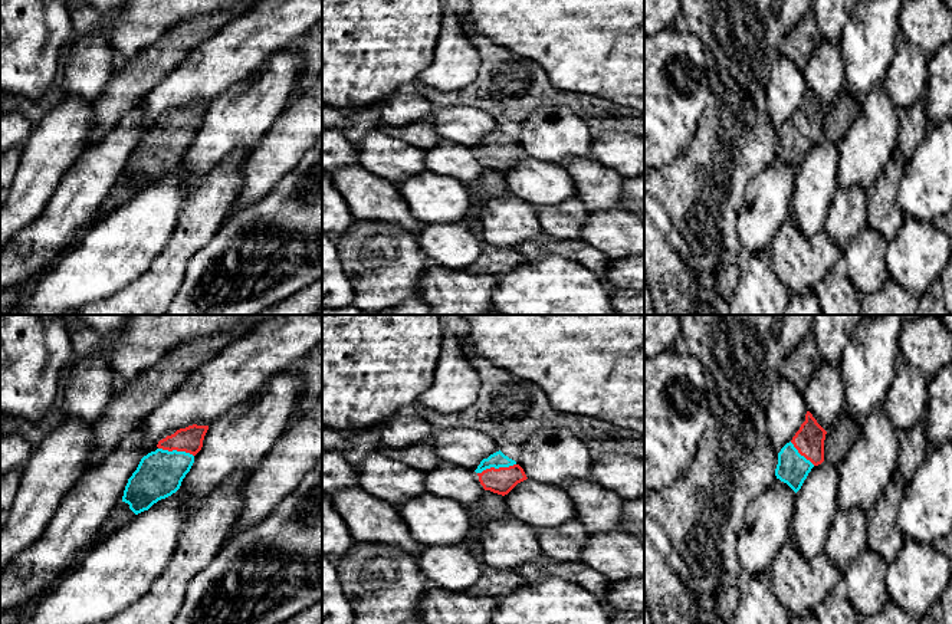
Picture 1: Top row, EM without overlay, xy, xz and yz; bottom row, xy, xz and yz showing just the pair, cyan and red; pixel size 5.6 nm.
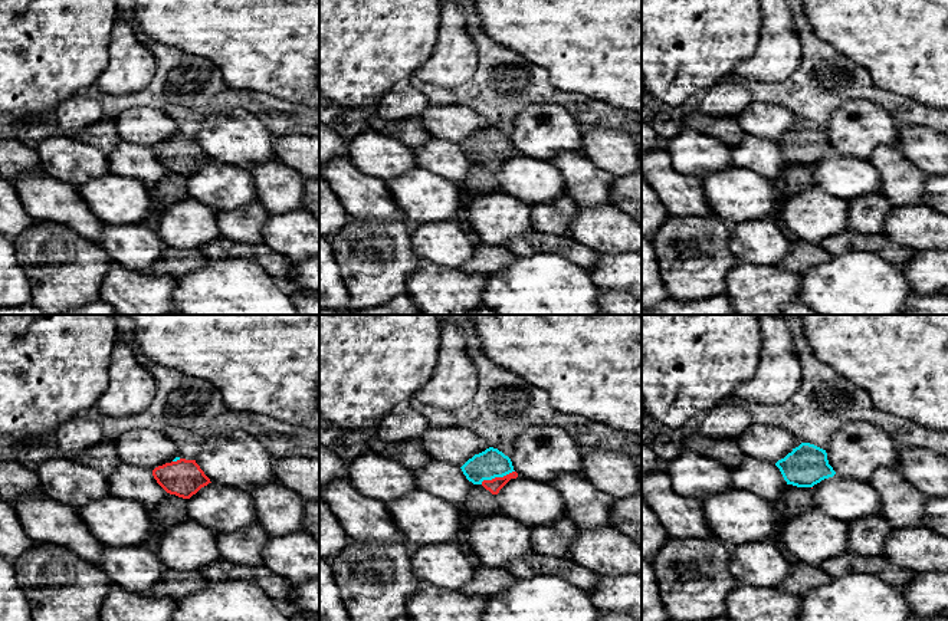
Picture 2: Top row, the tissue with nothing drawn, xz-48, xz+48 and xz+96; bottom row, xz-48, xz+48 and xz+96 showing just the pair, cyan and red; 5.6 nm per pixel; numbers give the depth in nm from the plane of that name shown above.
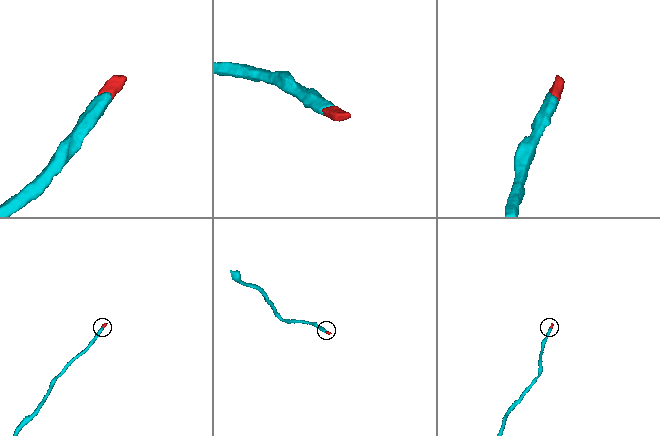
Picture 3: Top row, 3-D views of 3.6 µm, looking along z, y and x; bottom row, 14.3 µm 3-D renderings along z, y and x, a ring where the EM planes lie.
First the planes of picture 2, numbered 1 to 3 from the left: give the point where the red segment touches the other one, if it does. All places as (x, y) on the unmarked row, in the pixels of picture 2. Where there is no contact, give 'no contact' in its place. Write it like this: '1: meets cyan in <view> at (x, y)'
1: meets cyan in xz-48 at (176, 138)
2: meets cyan in xz+48 at (497, 154)
3: no contact

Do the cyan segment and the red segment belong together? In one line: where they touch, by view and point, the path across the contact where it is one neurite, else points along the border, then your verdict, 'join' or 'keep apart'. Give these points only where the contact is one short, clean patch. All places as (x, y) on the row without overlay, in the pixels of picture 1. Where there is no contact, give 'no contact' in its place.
contact xz (496, 145); way xz (498, 137), (496, 145), (501, 158); join

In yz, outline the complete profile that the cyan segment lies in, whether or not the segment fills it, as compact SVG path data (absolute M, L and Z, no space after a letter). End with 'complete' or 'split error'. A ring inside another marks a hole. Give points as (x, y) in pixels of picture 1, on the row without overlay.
M807 89L800 108L778 131L775 154L795 171L801 167L811 147L824 139L825 112L827 109Z | split error

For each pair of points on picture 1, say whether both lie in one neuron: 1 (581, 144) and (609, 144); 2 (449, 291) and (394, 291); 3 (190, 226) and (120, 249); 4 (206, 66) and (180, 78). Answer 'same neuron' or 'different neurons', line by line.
1: different neurons
2: different neurons
3: different neurons
4: same neuron

